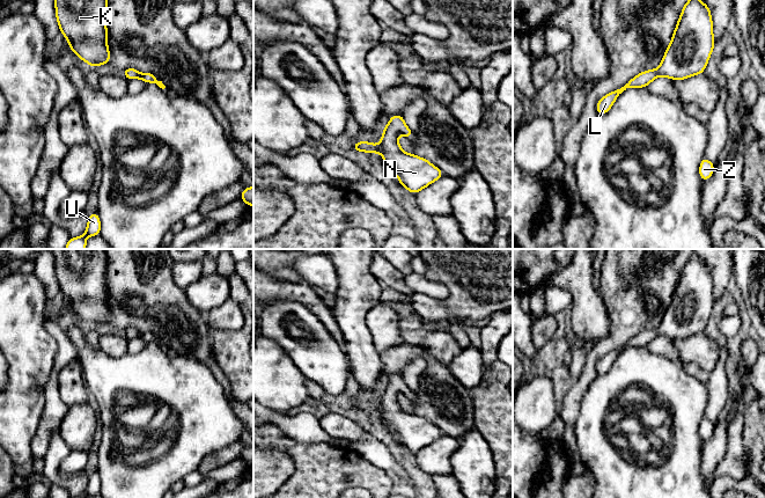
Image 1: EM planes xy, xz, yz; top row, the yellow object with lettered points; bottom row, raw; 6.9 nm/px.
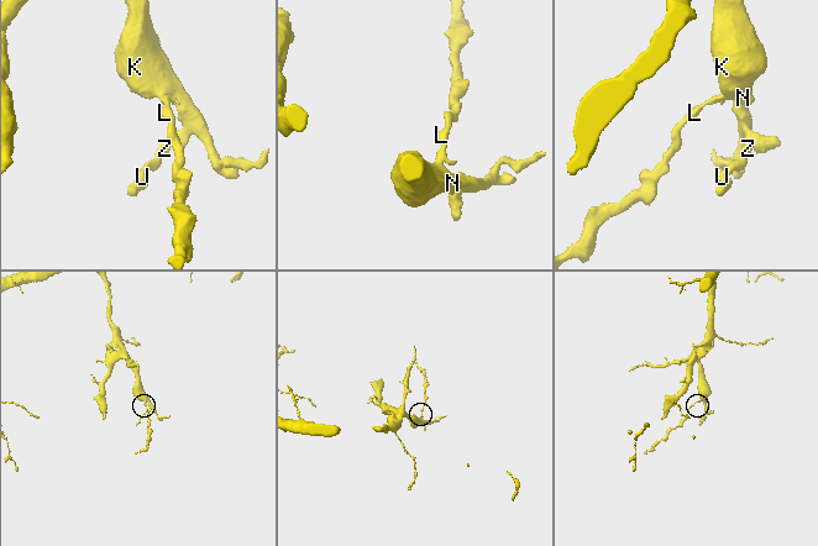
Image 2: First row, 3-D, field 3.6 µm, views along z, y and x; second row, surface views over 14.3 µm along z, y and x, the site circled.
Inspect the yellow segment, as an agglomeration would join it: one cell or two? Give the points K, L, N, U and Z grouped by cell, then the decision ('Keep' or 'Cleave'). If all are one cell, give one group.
Groups: K L N U Z. Keep

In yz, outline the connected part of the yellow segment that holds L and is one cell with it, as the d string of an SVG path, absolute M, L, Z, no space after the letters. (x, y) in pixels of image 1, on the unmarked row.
M693 252L682 269L660 325L639 332L620 349L603 356L596 364L597 373L605 374L627 347L647 346L657 336L684 339L703 334L714 305L711 269Z

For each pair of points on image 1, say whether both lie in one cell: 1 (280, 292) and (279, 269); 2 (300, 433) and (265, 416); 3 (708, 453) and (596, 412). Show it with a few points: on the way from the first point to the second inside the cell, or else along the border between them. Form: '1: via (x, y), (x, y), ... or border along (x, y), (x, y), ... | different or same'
1: border along (265, 272), (279, 279), (302, 283) | different
2: via (292, 426), (273, 418) | same
3: border along (704, 440), (701, 449), (703, 477) | different

